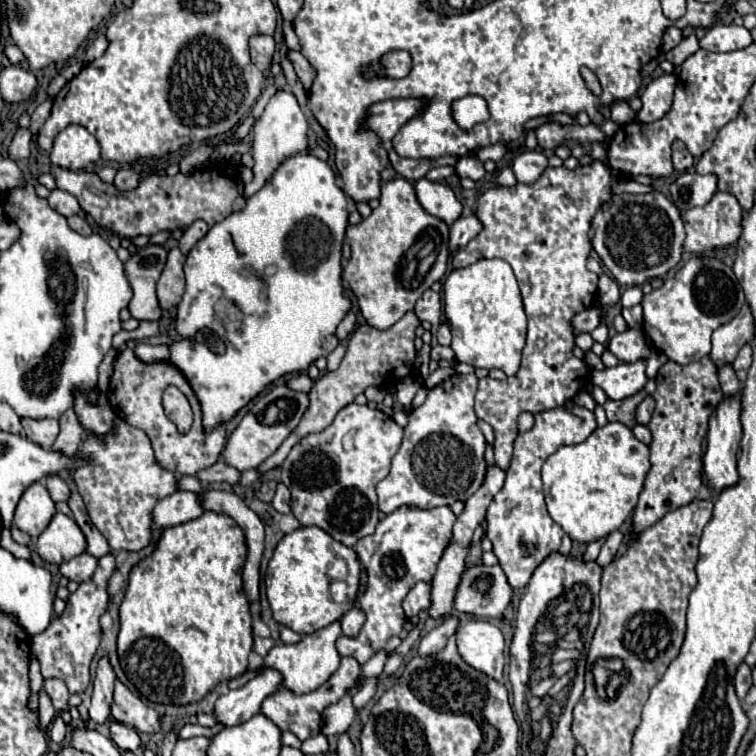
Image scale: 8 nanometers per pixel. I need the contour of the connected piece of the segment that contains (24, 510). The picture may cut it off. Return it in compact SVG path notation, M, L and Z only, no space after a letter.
M34 483L24 491L16 507L14 525L20 531L28 533L32 539L36 539L48 527L54 513L56 513L54 501L50 499L44 483Z

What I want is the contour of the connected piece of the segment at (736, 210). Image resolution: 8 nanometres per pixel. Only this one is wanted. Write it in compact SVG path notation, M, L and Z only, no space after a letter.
M714 193L712 201L704 207L694 207L682 215L684 227L686 227L686 239L684 239L684 251L688 253L704 253L712 249L726 249L734 247L734 241L738 241L738 233L742 233L742 207L738 205L736 197L730 193Z

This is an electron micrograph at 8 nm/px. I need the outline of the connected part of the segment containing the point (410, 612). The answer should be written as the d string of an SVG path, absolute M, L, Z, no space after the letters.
M420 581L420 583L416 583L412 589L410 589L410 593L406 595L406 599L402 601L402 607L404 607L404 611L406 611L406 617L410 619L410 617L414 617L414 615L418 615L420 611L426 611L428 607L430 607L430 603L432 603L432 599L430 599L430 583L426 583L426 581Z

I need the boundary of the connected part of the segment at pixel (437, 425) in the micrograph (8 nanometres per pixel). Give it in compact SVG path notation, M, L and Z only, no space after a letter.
M474 373L452 375L450 379L430 389L426 401L420 407L412 409L412 413L408 415L408 425L404 427L404 441L392 459L392 469L388 477L376 485L378 507L382 513L392 513L400 505L416 505L420 509L452 505L456 501L466 501L472 493L476 493L486 475L486 461L484 461L486 439L476 425L478 417L474 413L476 389L478 389L478 377Z

